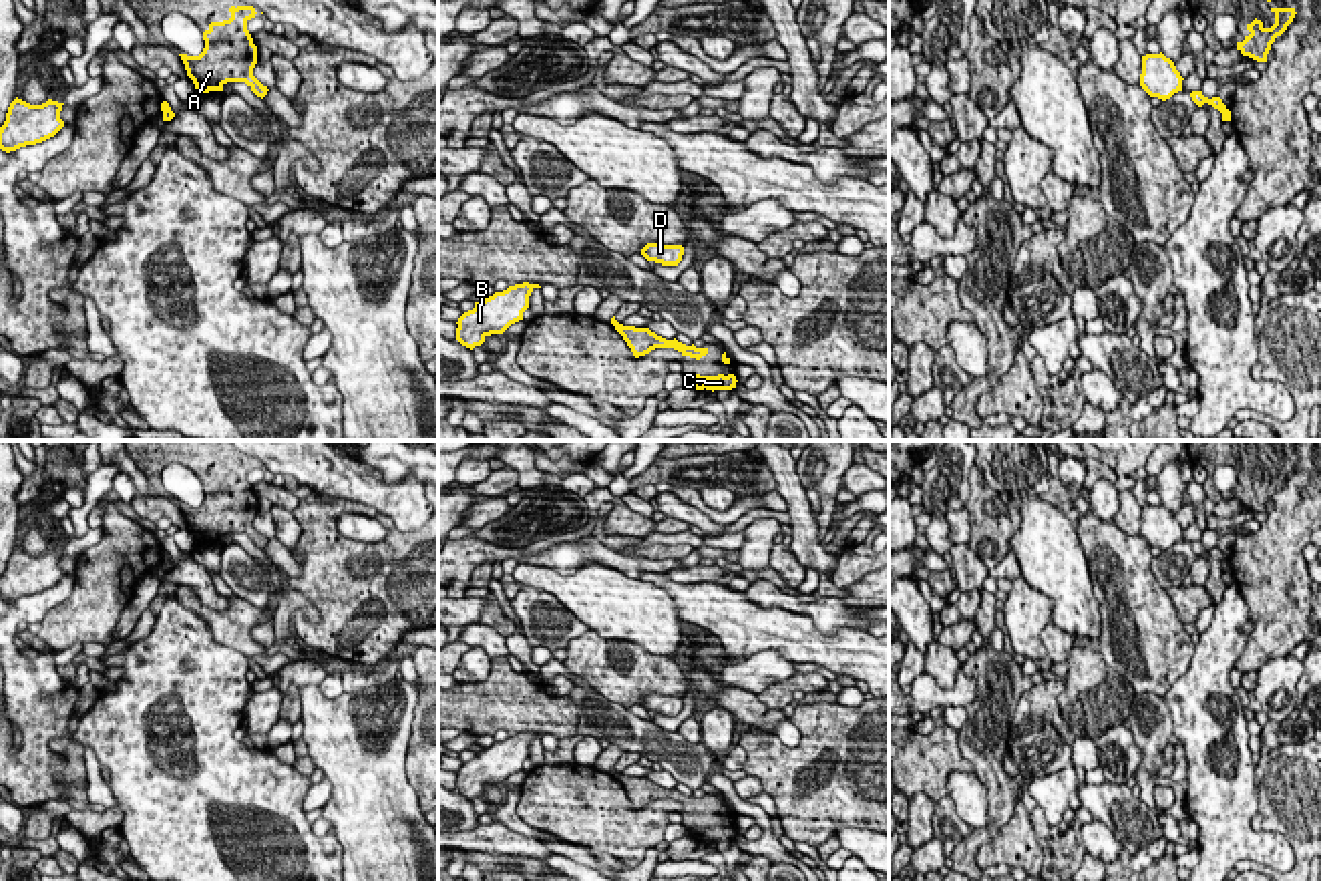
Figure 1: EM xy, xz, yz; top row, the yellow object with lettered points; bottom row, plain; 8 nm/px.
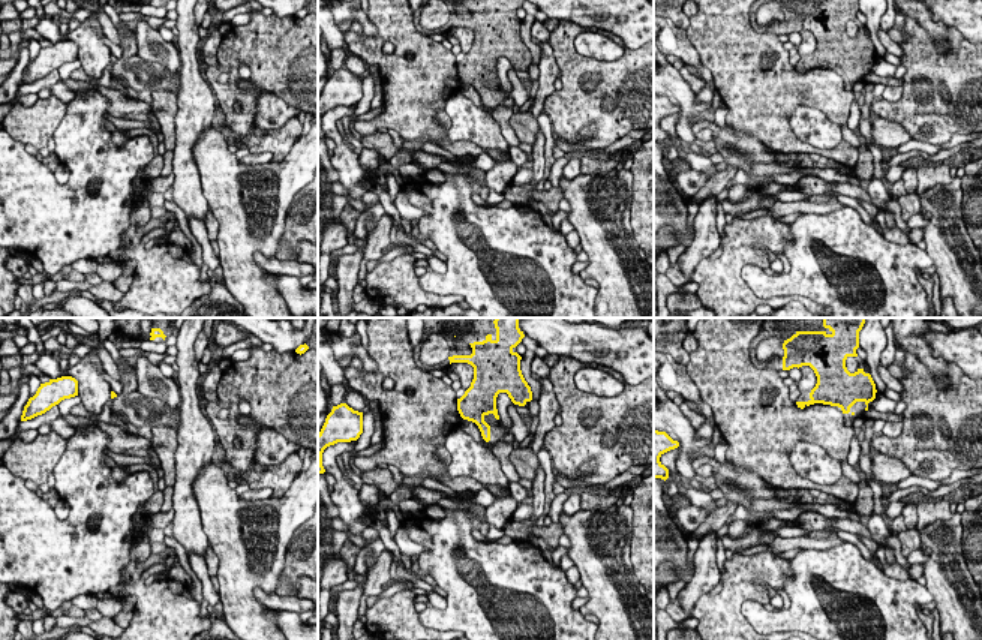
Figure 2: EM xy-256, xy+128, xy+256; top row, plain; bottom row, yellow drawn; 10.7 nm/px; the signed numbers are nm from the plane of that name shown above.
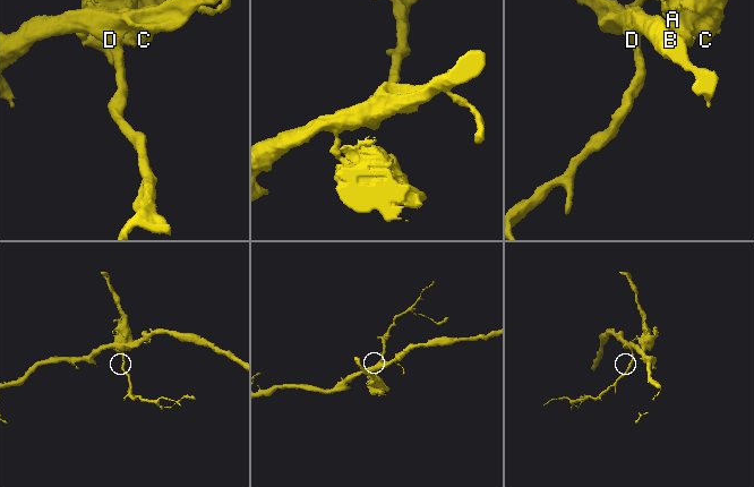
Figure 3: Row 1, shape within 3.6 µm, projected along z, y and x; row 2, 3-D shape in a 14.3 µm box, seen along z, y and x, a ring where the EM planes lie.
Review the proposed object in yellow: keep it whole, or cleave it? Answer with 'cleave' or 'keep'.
cleave

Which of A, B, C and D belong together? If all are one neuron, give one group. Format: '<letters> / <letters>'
A C / B D

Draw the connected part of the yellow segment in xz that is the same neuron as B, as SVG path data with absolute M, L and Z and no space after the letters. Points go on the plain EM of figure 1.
M515 734L503 742L495 742L483 752L475 752L475 758L458 768L456 790L475 799L491 784L503 784L511 774L523 770L523 762L529 758L529 746L539 734Z

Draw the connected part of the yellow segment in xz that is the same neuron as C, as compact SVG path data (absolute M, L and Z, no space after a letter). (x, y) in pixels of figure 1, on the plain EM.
M686 825L686 829L690 831L690 835L696 839L696 841L732 841L736 839L736 827L734 825L718 825L718 827L700 827L700 825Z

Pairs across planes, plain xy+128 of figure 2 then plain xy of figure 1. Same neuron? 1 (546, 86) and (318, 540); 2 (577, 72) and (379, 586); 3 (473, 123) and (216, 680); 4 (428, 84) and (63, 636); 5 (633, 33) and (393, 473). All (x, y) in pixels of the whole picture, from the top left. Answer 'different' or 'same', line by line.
1: different
2: same
3: same
4: same
5: different

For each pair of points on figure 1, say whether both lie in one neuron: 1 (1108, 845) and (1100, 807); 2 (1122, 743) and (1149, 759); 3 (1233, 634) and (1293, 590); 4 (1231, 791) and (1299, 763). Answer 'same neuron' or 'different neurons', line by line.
1: different neurons
2: different neurons
3: different neurons
4: different neurons

